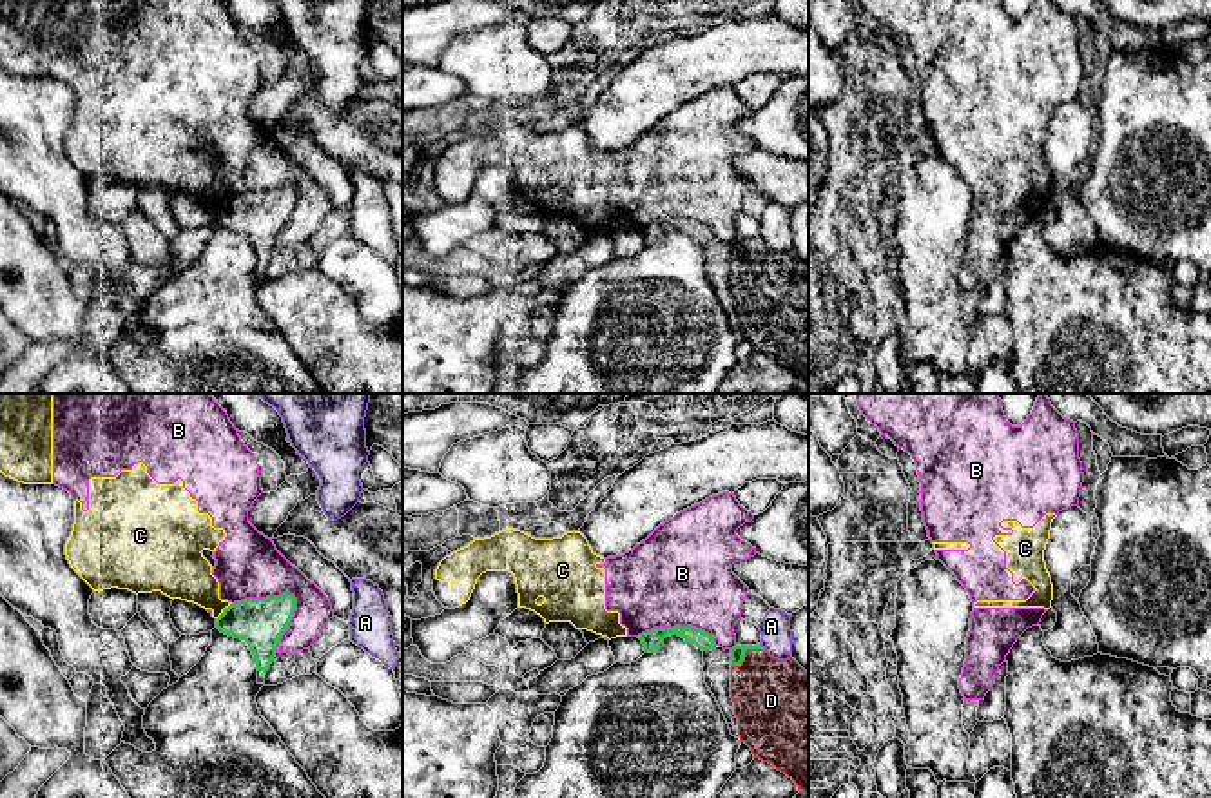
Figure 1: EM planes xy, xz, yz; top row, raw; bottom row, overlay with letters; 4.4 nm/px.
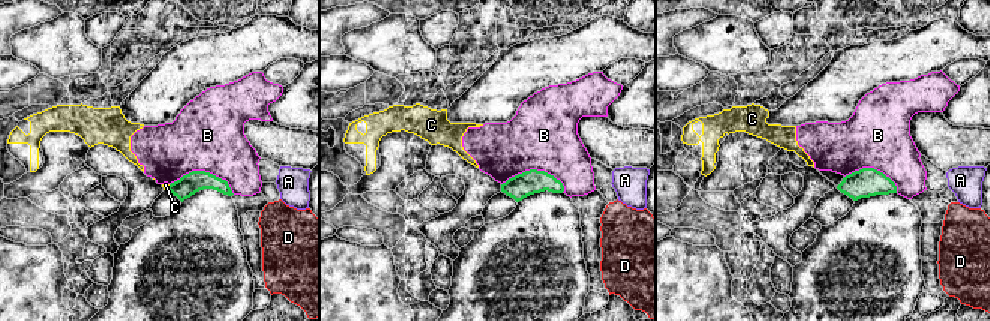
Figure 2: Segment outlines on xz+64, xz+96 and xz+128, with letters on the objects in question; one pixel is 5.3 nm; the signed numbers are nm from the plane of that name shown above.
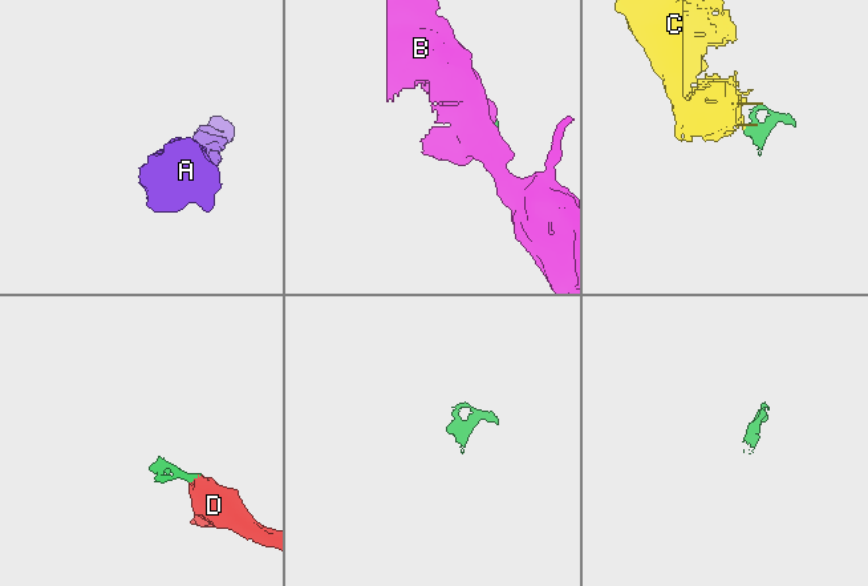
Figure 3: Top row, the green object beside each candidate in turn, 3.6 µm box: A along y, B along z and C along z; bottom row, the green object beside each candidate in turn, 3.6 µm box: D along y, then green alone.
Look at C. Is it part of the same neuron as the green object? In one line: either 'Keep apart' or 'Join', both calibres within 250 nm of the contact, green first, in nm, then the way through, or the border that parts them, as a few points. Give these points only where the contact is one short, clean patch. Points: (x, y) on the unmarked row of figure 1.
Keep apart. Thickness 220 nm (green) against 220 nm. Boundary: xy (231, 196), (216, 213)

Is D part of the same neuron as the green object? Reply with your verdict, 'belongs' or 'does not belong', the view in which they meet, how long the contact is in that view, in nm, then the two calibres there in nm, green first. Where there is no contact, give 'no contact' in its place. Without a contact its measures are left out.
belongs | xz | 170 nm | 60/360 nm

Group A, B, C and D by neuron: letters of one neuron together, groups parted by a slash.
A / B C / D

